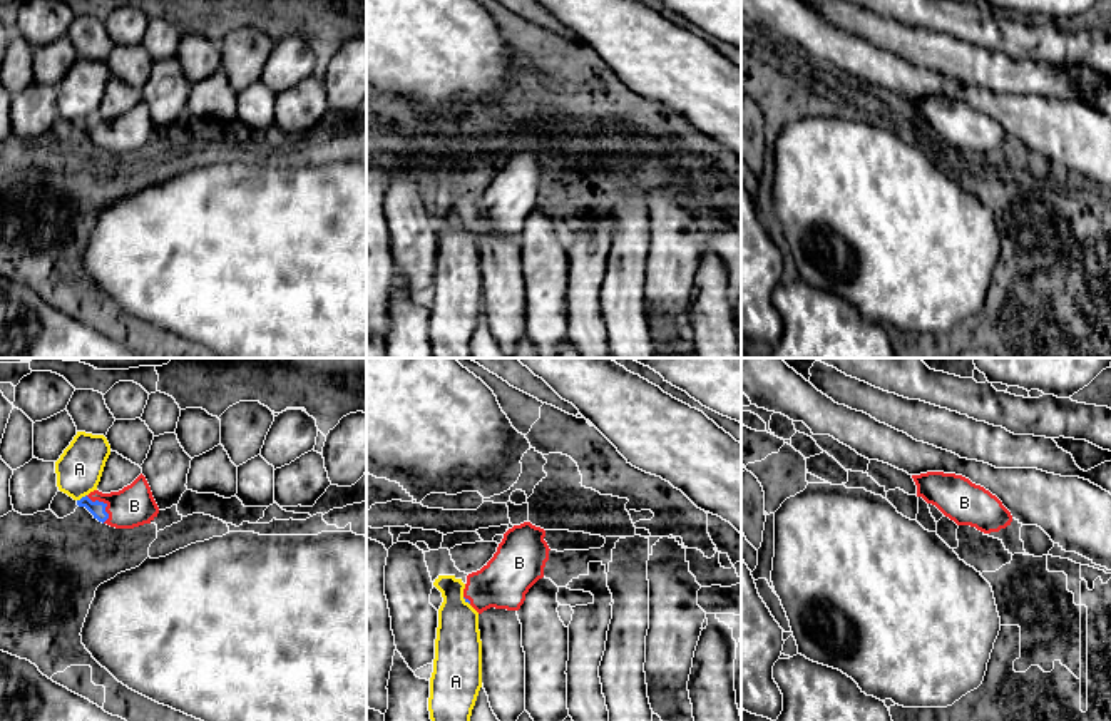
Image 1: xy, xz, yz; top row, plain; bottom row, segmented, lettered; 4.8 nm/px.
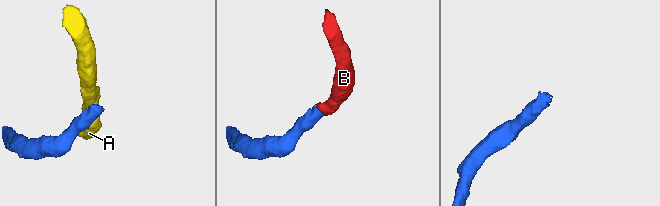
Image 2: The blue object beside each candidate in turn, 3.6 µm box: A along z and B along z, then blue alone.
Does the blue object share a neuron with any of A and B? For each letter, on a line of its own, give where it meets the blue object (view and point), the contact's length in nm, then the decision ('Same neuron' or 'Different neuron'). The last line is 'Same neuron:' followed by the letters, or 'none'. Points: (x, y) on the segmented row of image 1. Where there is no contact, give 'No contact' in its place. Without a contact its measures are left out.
A: Touches blue at xy (82, 497). Shared border 60 nm. Different neuron
B: Touches blue at xy (104, 504). Shared border 160 nm. Same neuron
Same neuron: B

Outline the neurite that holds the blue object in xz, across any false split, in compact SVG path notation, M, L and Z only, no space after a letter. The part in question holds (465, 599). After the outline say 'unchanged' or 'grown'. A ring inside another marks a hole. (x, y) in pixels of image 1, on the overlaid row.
M524 522L504 534L494 557L477 572L467 575L465 602L479 614L484 611L519 611L529 589L544 577L549 560L545 530Z | grown

